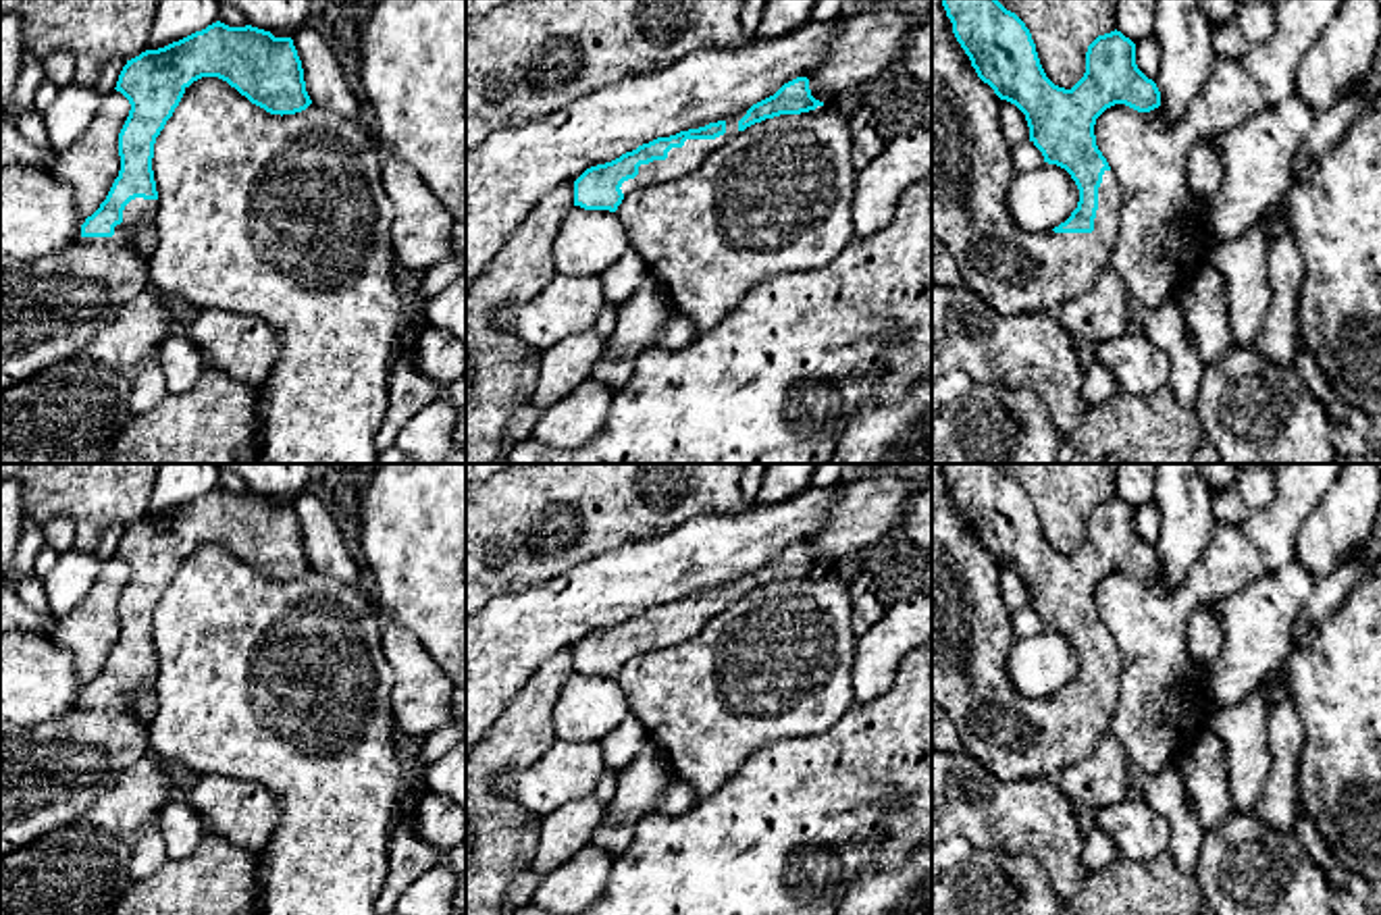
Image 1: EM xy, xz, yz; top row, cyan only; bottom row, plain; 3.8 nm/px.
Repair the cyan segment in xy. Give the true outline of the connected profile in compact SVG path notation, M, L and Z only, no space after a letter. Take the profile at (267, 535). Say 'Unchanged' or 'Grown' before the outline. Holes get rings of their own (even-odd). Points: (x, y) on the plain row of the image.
Grown. M216 487L179 507L127 526L116 553L100 561L100 574L89 593L69 613L56 618L52 630L52 636L75 657L85 686L81 703L54 722L33 726L0 722L0 859L77 821L150 753L148 724L131 715L129 699L135 690L156 684L154 609L185 555L202 543L227 547L270 580L295 580L312 570L293 505L275 503L252 491L229 493Z

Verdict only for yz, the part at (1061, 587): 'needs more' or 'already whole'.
needs more

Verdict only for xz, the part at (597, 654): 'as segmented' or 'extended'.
extended

